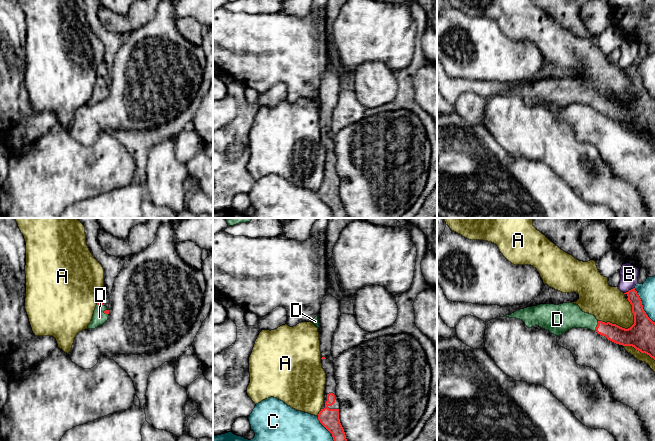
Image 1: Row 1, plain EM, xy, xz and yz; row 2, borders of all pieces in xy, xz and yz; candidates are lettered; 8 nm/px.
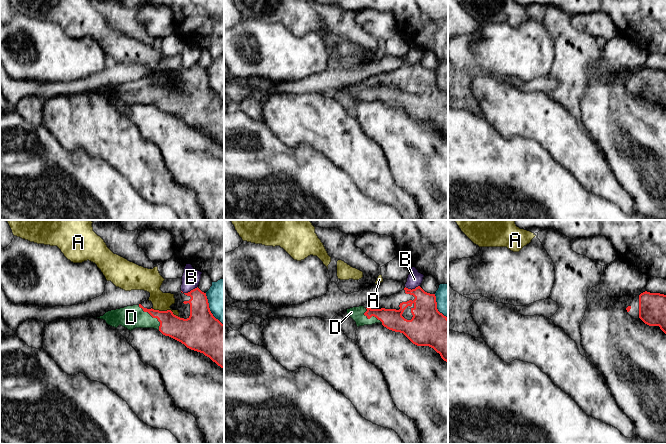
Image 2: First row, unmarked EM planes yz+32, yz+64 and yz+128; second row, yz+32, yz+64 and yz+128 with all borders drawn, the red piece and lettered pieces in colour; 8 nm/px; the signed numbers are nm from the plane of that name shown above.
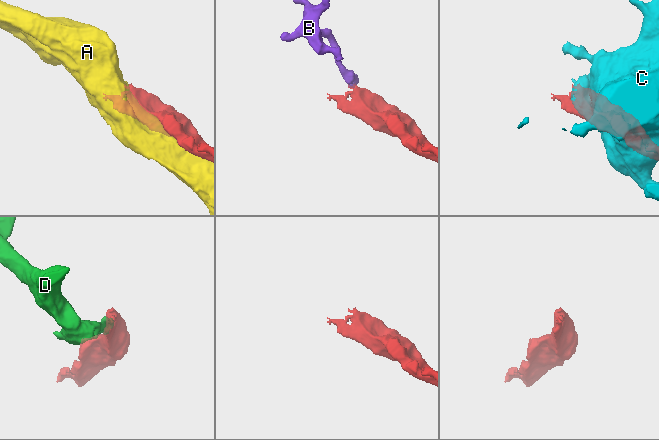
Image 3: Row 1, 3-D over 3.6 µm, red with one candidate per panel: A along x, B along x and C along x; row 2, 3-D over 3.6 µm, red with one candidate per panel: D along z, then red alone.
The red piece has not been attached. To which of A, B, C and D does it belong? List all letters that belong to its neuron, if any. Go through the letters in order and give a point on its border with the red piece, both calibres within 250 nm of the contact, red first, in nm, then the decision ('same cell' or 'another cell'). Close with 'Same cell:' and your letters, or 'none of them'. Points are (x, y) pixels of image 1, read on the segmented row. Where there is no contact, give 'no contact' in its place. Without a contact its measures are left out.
A: yz (624, 328) | 220/280 nm | another cell
B: yz (629, 290) | 110/150 nm | another cell
C: yz (642, 305) | 220/140 nm | another cell
D: yz (597, 326) | 140/200 nm | same cell
Same cell: D

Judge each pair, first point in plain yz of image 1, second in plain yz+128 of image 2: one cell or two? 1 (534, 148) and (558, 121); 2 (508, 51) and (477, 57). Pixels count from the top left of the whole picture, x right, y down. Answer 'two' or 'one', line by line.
1: one
2: one

